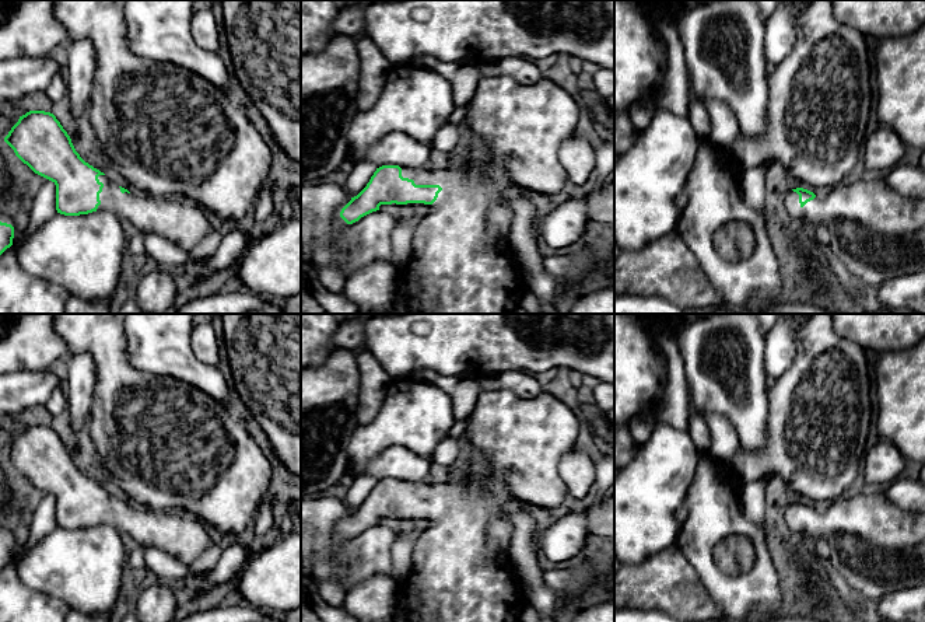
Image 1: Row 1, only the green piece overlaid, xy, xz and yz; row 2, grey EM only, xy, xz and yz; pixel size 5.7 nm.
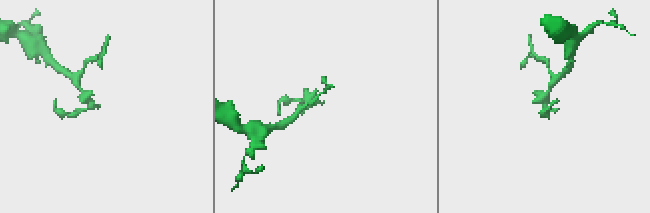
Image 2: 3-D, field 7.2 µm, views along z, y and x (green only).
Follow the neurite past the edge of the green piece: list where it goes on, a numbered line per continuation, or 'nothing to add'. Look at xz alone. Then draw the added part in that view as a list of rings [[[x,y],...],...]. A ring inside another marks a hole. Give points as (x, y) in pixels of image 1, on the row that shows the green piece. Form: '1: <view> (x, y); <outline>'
1: xz (455, 268); [[[470,161],[455,170],[428,171],[404,170],[402,177],[416,185],[439,185],[442,191],[431,205],[432,213],[418,221],[409,262],[400,266],[399,287],[389,314],[512,314],[526,293],[519,261],[487,235],[487,212],[505,202],[502,191],[505,181],[497,170],[483,161]]]

